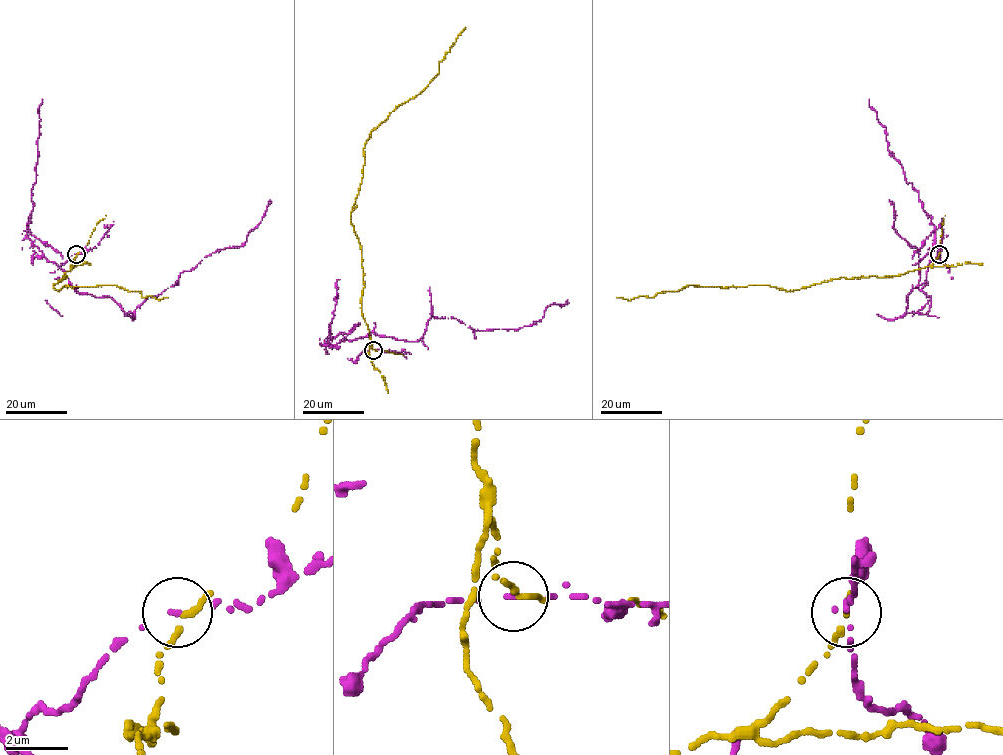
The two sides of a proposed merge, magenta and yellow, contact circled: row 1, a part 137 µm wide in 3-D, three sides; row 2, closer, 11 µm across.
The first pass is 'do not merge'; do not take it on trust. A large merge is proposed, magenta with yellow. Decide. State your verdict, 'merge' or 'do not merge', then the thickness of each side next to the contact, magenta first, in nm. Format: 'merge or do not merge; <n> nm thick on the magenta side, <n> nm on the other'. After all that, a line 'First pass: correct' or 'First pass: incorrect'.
do not merge; 110 nm thick on the magenta side, 280 nm on the other
First pass: correct

